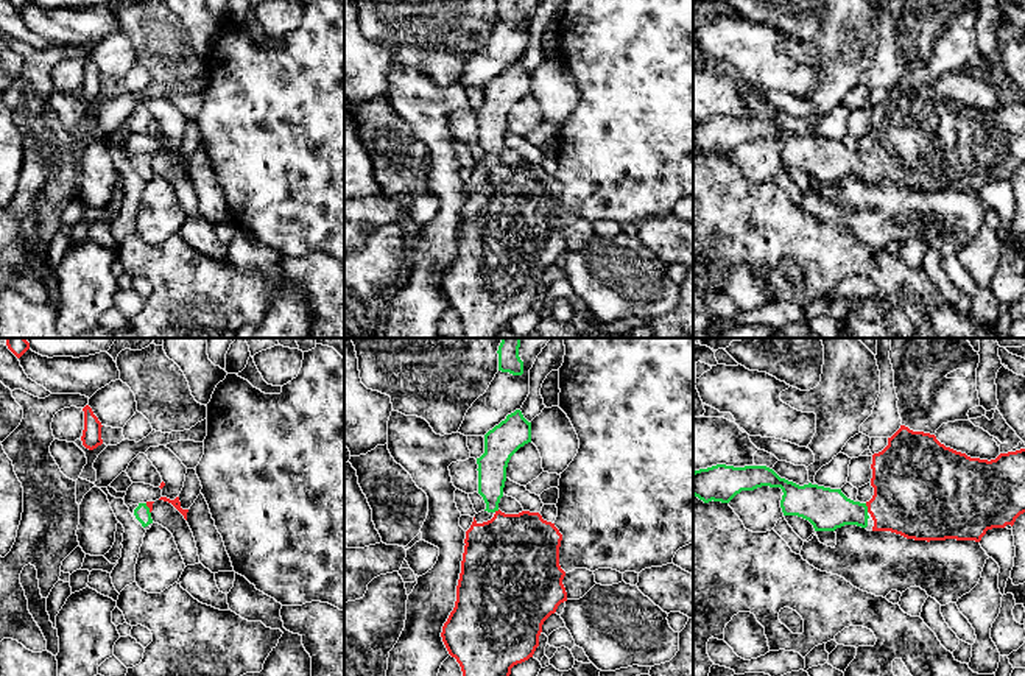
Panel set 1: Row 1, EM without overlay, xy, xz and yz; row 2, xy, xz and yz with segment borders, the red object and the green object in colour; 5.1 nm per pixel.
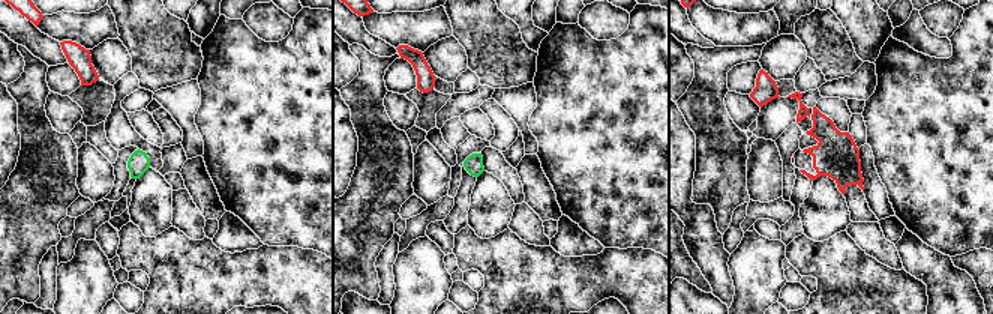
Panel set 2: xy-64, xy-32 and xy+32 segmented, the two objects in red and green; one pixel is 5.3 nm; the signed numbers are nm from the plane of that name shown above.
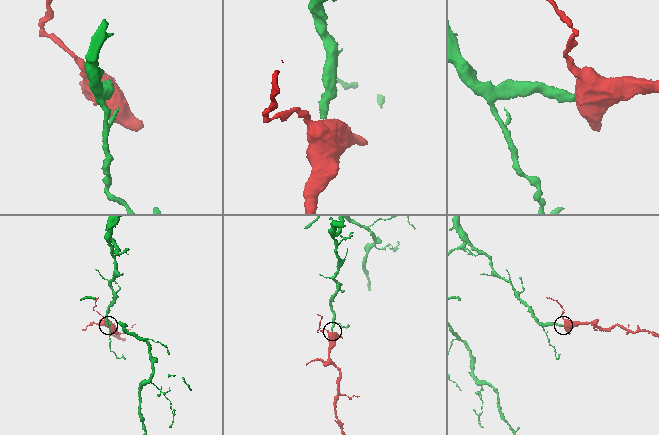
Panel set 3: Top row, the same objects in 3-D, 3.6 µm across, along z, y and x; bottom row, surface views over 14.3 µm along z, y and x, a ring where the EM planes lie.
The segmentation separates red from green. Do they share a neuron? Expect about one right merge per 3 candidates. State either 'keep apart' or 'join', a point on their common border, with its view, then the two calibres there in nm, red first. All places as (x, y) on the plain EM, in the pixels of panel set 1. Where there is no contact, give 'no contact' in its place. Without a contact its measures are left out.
join; meets red in yz at (868, 159); 440 nm thick on the red side, 220 nm on the other

